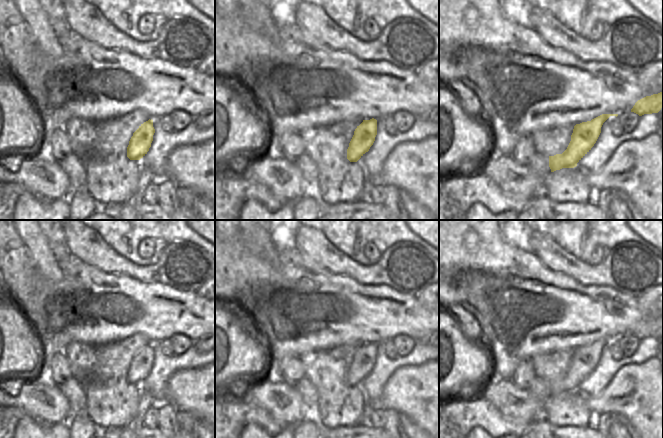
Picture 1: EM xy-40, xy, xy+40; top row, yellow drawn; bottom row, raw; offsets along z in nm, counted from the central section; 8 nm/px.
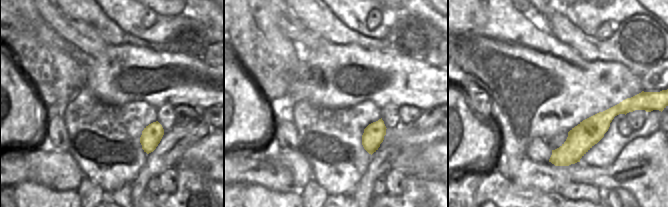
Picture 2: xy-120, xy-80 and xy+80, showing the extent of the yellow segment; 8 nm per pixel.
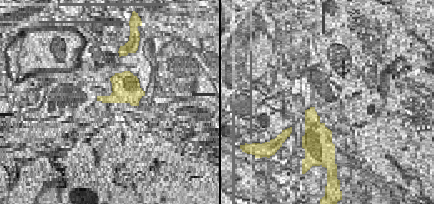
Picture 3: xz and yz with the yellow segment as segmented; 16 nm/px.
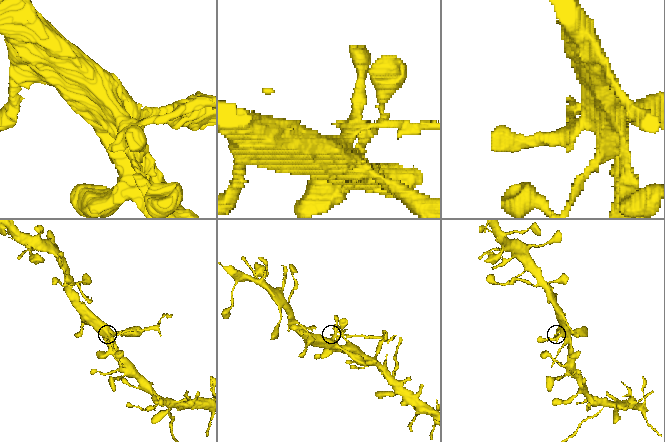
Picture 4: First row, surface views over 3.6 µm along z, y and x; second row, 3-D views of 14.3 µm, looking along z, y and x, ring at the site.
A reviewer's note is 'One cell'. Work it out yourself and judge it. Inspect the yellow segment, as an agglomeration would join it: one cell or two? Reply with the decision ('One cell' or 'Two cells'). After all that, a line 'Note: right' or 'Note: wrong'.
Two cells
Note: wrong

